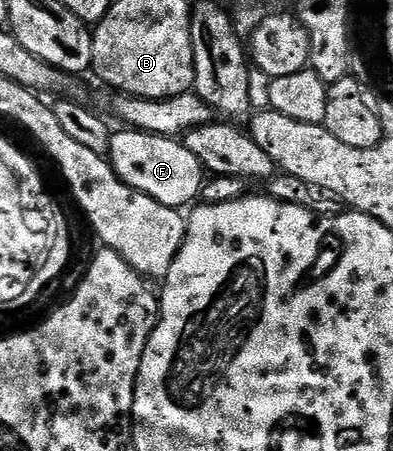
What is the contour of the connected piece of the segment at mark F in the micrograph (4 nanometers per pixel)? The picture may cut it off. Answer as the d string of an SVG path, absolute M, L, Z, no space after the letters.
M121 128L118 134L116 131L109 135L107 157L119 181L159 200L159 204L185 208L198 201L203 185L203 167L195 155L187 152L184 141Z

